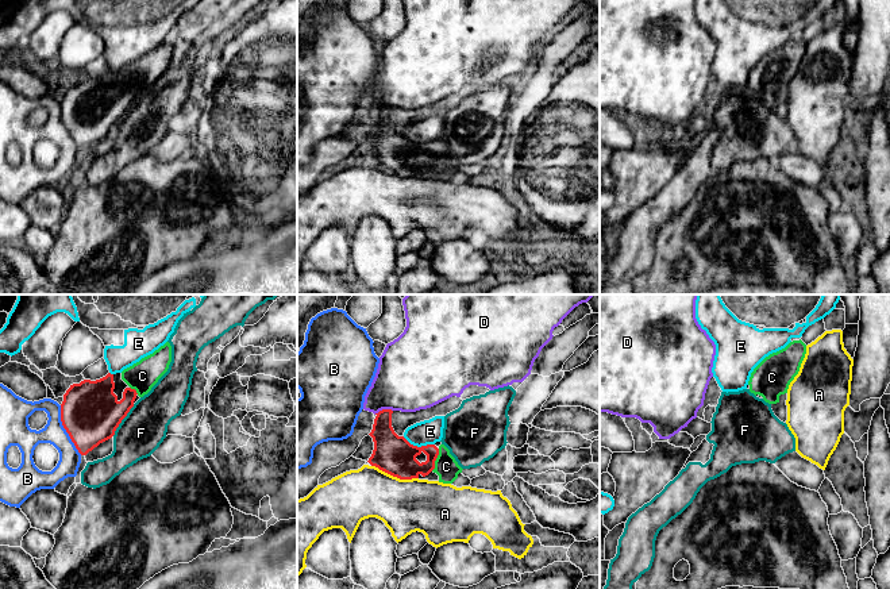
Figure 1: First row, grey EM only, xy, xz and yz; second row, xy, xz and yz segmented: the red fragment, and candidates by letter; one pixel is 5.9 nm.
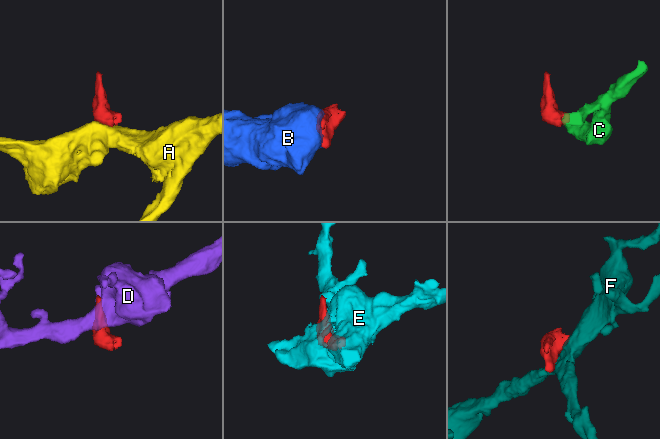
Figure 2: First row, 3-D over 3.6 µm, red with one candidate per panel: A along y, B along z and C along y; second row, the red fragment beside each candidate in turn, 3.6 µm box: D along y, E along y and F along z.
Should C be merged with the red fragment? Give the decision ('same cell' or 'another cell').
same cell

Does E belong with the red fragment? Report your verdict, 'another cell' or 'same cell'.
another cell

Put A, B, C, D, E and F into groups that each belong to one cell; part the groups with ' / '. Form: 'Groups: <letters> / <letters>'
Groups: A / B / C / D / E / F

